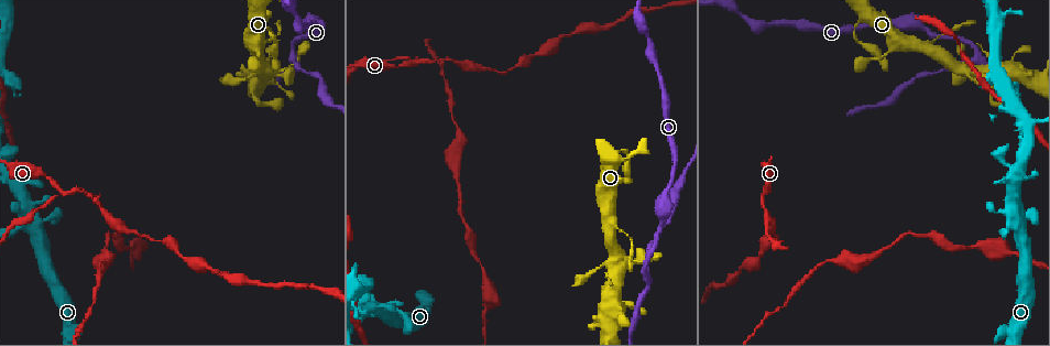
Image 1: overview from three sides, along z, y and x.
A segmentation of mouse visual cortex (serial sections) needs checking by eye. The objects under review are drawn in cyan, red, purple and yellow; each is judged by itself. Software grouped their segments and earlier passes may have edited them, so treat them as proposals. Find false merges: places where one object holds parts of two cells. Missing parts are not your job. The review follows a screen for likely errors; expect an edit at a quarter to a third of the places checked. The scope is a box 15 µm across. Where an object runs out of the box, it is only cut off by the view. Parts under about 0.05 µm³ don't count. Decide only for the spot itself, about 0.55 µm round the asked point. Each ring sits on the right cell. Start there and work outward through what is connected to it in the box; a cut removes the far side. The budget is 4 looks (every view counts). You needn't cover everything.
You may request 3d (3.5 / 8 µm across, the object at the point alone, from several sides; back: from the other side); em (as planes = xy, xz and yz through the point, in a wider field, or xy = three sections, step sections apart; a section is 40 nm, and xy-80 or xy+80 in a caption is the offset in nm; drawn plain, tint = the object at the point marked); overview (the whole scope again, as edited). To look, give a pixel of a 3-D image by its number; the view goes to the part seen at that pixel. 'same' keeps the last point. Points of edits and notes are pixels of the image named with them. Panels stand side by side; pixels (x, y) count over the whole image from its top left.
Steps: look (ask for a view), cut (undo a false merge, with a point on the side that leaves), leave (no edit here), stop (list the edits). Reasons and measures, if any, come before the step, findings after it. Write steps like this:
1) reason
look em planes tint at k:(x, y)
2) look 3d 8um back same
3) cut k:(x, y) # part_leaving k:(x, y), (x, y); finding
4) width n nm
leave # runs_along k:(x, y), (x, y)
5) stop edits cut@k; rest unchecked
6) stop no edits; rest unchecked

abrupt turn
look 3d 3.5um at 1:(254, 100)

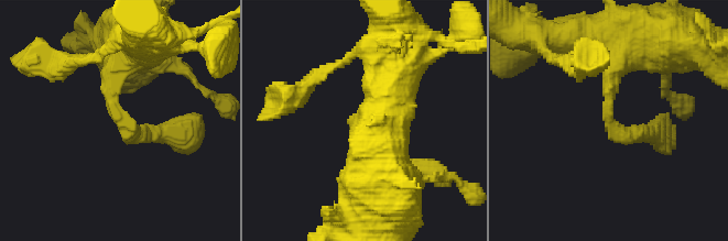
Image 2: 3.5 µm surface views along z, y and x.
arm_widths 200, 400 nm
look em planes tint at 2:(120, 119)

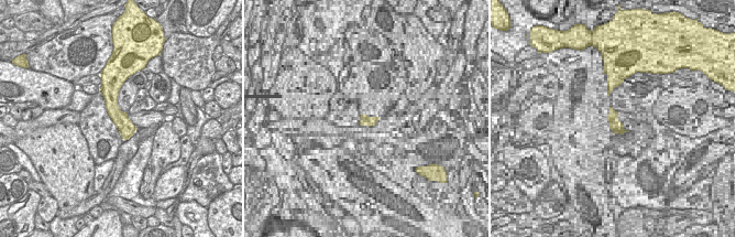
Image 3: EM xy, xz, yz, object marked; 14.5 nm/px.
leave # one cell here

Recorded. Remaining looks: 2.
two arms in line, one across
look 3d 3.5um at 1:(978, 58)

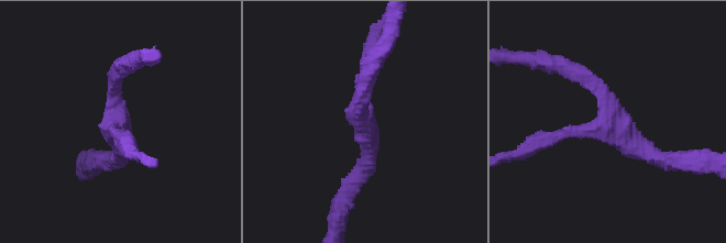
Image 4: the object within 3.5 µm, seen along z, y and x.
arms 3; arm_widths 150, 200, 250 nm
look em xy step 1 tint at 4:(362, 121)

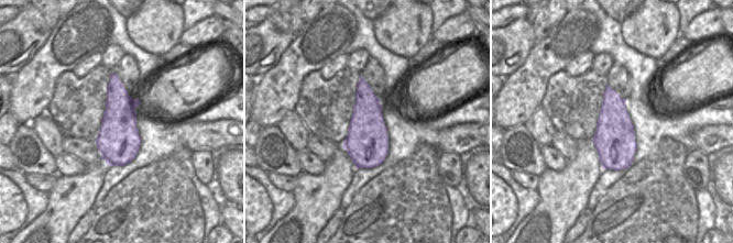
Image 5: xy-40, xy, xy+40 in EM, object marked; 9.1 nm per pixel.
leave # runs_along 4:(569, 70), (606, 97), (608, 121), (543, 141); all the same cell

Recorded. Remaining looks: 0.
stop no edits; rest unchecked

